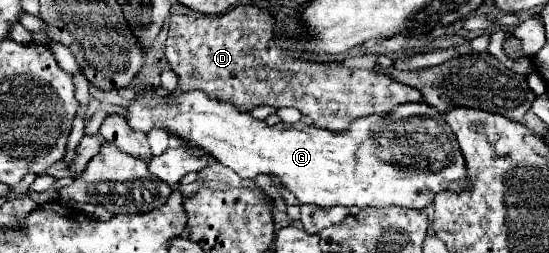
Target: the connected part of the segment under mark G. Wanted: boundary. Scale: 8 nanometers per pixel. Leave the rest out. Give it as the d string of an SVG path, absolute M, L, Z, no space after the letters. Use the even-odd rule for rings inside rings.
M140 85L140 91L136 95L136 99L130 103L130 107L126 109L126 113L122 115L130 127L130 131L140 131L140 133L150 133L152 129L162 129L166 131L168 135L172 137L178 137L178 139L184 139L188 141L192 147L198 147L202 149L206 155L210 155L212 159L216 159L220 165L232 169L234 173L238 173L242 179L256 179L256 175L274 175L280 179L280 183L290 191L294 193L300 203L314 203L314 205L320 205L320 207L332 207L332 205L344 205L344 207L388 207L388 205L398 205L398 207L410 207L410 209L426 209L432 205L434 201L434 195L440 193L440 191L462 191L462 185L466 185L466 171L464 171L464 157L458 149L458 143L456 143L456 137L452 133L452 129L446 125L444 117L430 105L426 105L424 101L420 103L408 103L412 105L412 113L408 115L402 115L396 107L396 113L392 115L368 115L368 117L360 117L360 119L354 119L346 131L340 131L340 133L332 133L328 129L320 129L320 127L314 127L314 125L306 125L302 121L290 125L290 123L276 123L276 125L266 125L264 121L258 121L254 119L250 113L244 113L240 111L236 105L228 103L228 101L220 101L220 99L210 99L204 91L188 91L188 93L180 93L180 95L160 95L156 91L154 85ZM380 135L396 135L396 163L390 163L390 161L382 161L380 157L380 151L382 151L382 143L378 145L376 137Z

